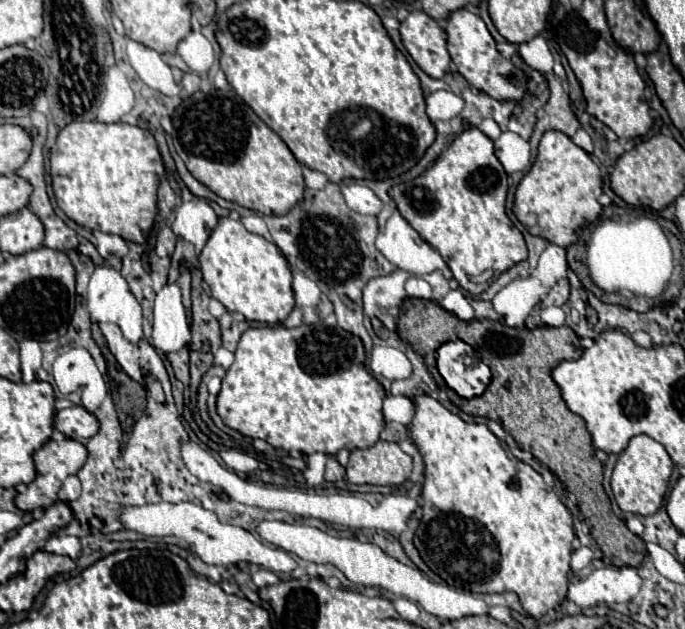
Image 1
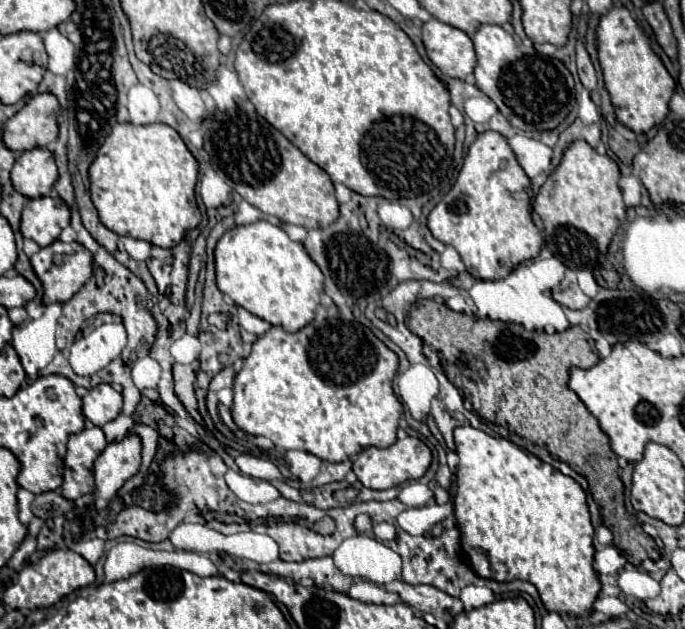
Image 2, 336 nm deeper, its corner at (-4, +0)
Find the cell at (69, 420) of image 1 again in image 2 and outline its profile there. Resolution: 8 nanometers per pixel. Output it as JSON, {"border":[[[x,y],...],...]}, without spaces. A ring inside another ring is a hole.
{"border":[[[99,383],[83,397],[83,415],[97,427],[115,419],[121,413],[123,397],[109,383]]]}

